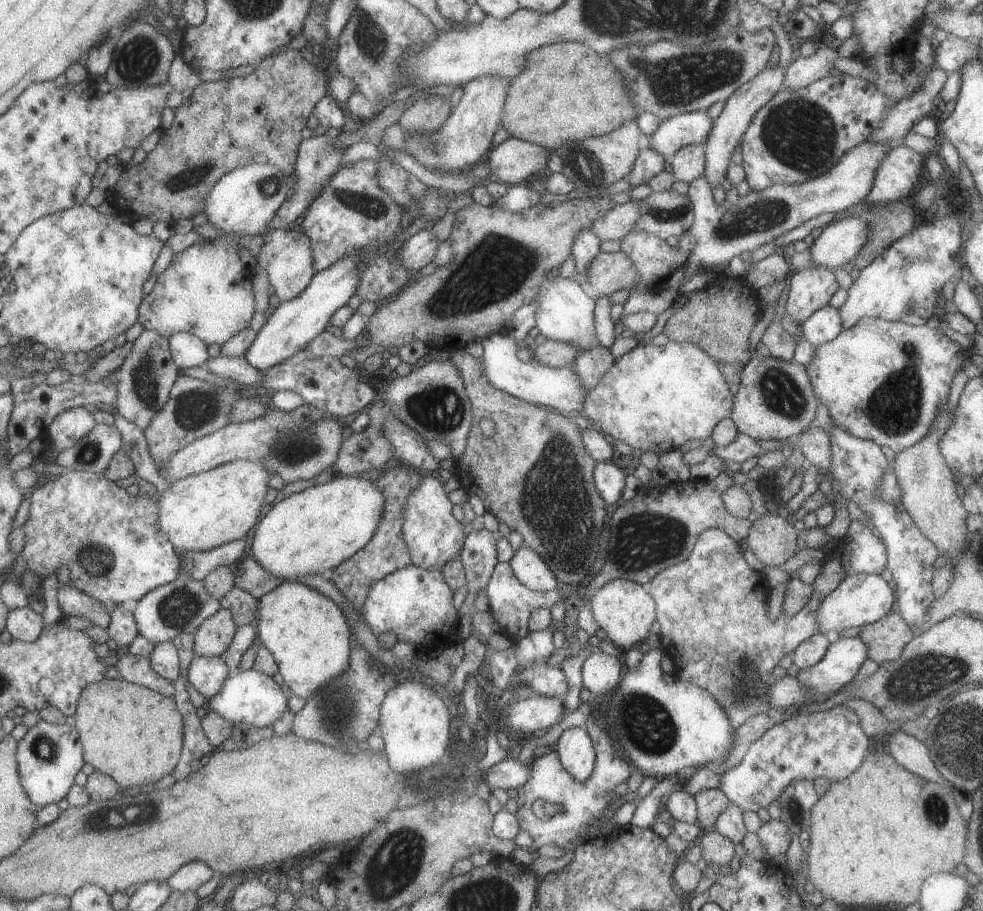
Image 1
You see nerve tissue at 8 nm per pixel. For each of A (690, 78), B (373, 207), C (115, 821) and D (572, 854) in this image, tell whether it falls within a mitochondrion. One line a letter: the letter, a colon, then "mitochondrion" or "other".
A: mitochondrion
B: mitochondrion
C: mitochondrion
D: other

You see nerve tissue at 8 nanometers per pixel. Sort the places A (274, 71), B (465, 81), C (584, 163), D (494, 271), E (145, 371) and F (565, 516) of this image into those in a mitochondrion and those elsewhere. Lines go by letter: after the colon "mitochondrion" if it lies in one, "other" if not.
A: other
B: other
C: mitochondrion
D: mitochondrion
E: mitochondrion
F: mitochondrion

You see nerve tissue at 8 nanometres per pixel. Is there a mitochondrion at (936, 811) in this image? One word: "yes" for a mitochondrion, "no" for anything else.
yes

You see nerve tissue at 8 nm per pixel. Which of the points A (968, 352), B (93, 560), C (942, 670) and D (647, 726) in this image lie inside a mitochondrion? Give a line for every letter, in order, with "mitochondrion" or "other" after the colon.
A: other
B: mitochondrion
C: mitochondrion
D: mitochondrion

